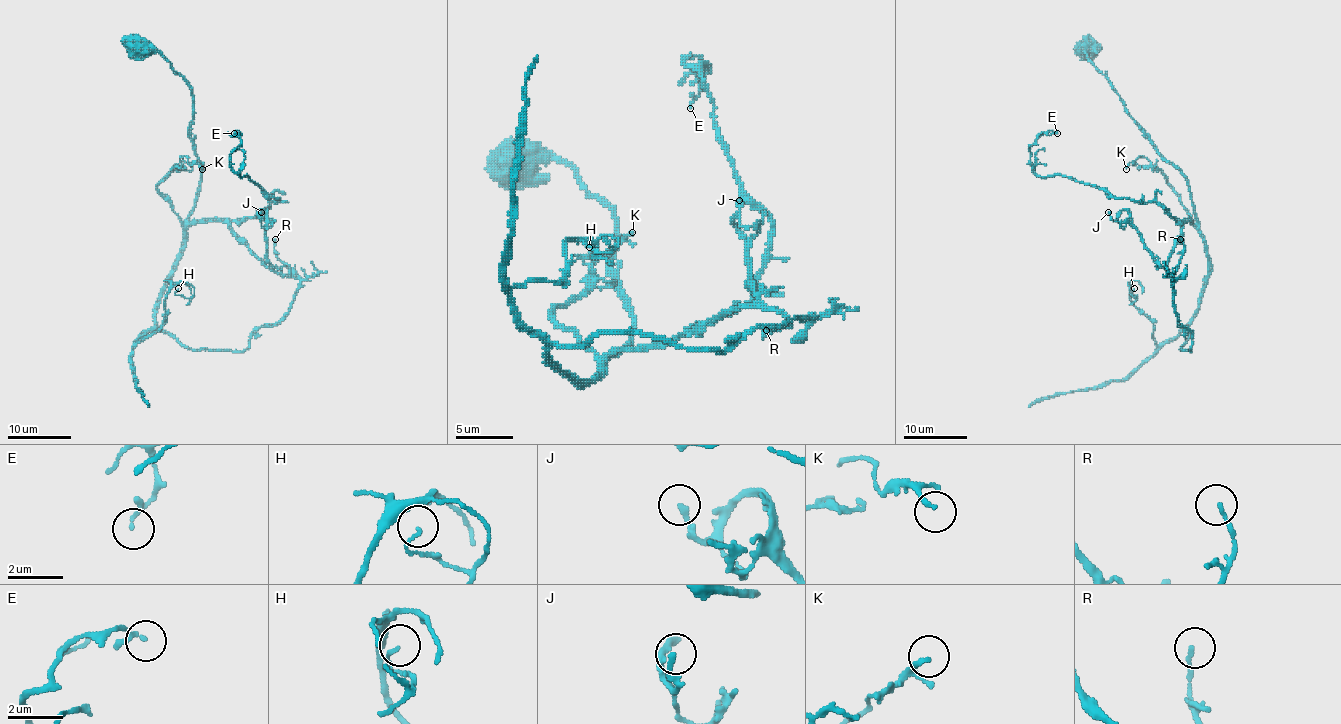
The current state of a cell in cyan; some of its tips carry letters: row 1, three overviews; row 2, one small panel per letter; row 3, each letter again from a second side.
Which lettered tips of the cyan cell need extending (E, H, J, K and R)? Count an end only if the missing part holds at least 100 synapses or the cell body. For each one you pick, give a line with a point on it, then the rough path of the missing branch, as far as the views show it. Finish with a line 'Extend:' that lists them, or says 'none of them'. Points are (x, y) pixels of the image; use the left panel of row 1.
Extend: none of them

